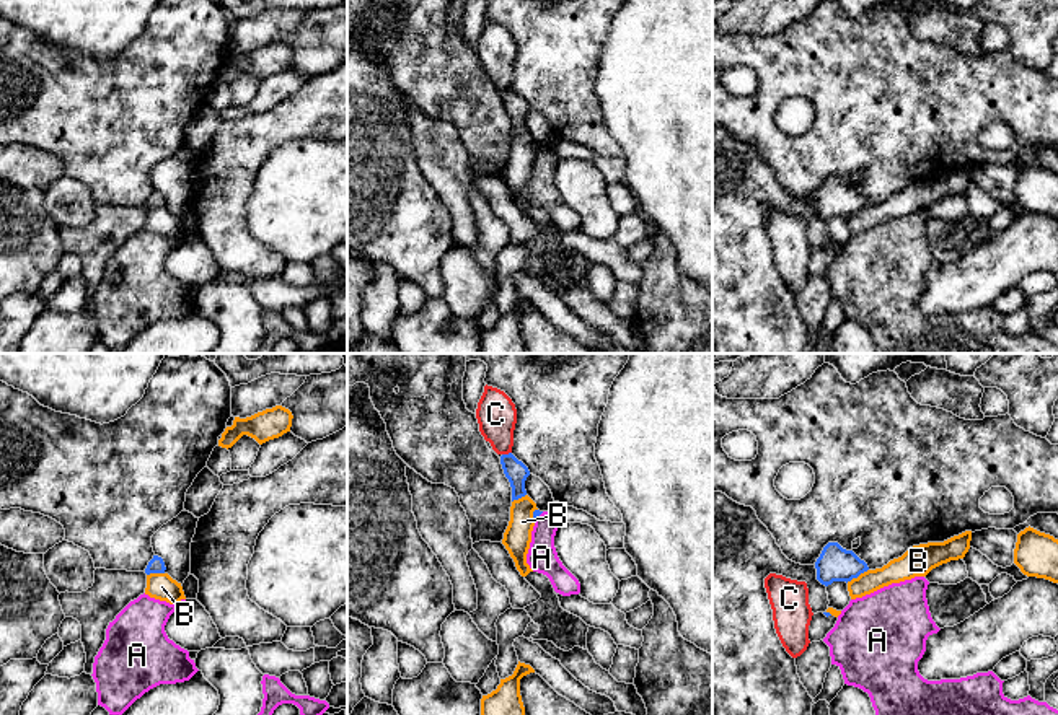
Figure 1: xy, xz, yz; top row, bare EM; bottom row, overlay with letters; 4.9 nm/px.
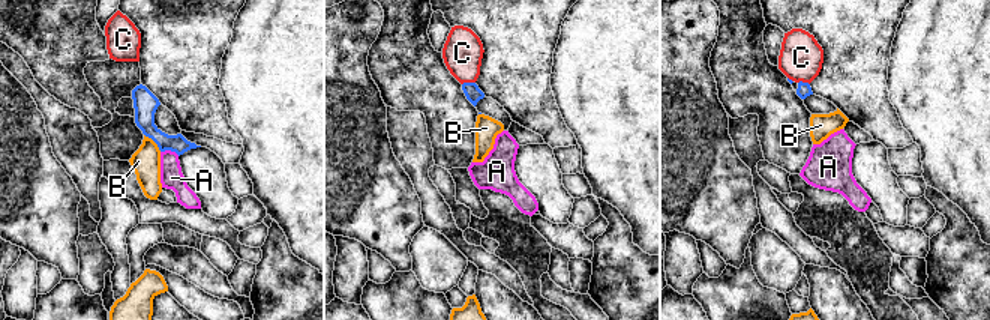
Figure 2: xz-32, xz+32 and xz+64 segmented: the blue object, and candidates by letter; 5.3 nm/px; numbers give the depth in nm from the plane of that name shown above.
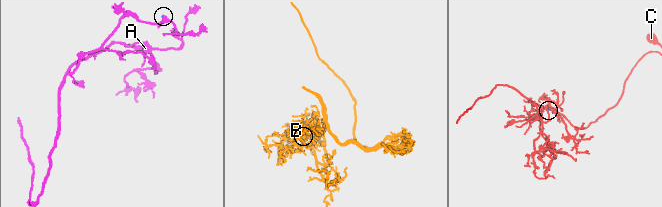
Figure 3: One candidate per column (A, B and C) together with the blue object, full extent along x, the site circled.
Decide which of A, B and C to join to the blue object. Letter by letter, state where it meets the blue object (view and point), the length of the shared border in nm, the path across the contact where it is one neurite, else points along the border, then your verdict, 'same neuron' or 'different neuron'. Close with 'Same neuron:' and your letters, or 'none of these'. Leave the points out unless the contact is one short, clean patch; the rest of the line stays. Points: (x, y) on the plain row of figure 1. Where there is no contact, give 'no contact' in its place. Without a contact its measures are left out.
A: meets blue in xz at (538, 150); contact 60 nm long; border along xz (543, 147), (535, 155); different neuron
B: meets blue in yz at (856, 212); contact 130 nm long; border along yz (868, 204), (846, 217); different neuron
C: meets blue in xz at (506, 90); contact 50 nm long; border along xz (511, 87), (502, 90); different neuron
Same neuron: none of these

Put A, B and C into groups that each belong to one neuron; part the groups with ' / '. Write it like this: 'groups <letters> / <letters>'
groups A / B / C

